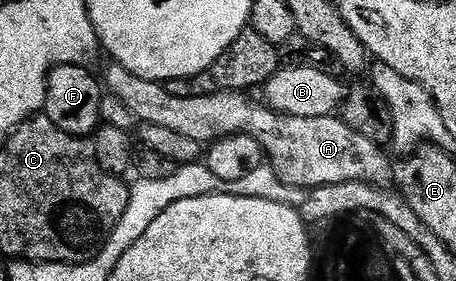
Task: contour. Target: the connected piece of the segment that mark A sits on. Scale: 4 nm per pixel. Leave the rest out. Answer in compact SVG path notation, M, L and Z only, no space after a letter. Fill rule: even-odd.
M110 64L104 77L104 86L109 93L116 95L128 108L128 112L139 123L156 128L169 128L171 132L180 132L180 136L188 136L188 140L196 140L200 144L213 144L220 138L227 138L233 134L247 134L262 145L262 153L268 159L269 165L274 167L284 184L295 186L307 192L331 186L332 184L348 184L349 182L366 182L369 186L385 187L386 181L391 181L390 162L381 154L379 143L360 136L350 125L342 121L341 117L304 118L302 116L288 116L277 114L261 101L253 102L253 97L242 92L228 94L213 94L212 96L196 96L195 98L177 98L161 82L149 82L132 72L128 68L117 64Z

